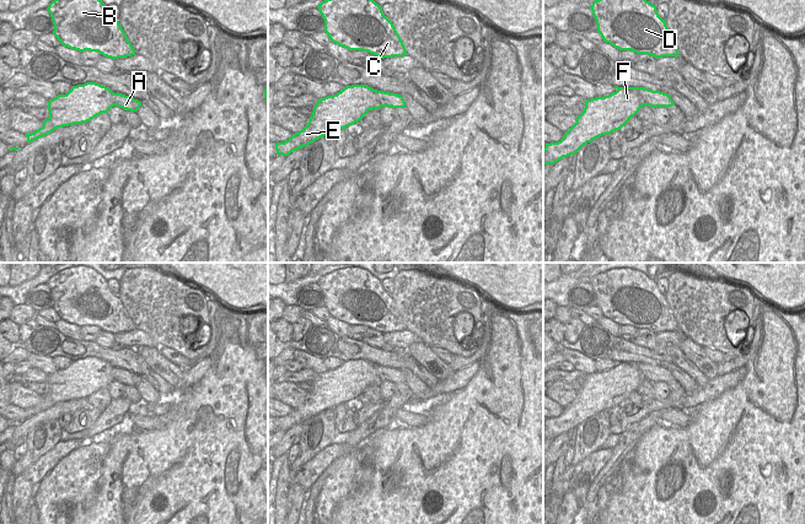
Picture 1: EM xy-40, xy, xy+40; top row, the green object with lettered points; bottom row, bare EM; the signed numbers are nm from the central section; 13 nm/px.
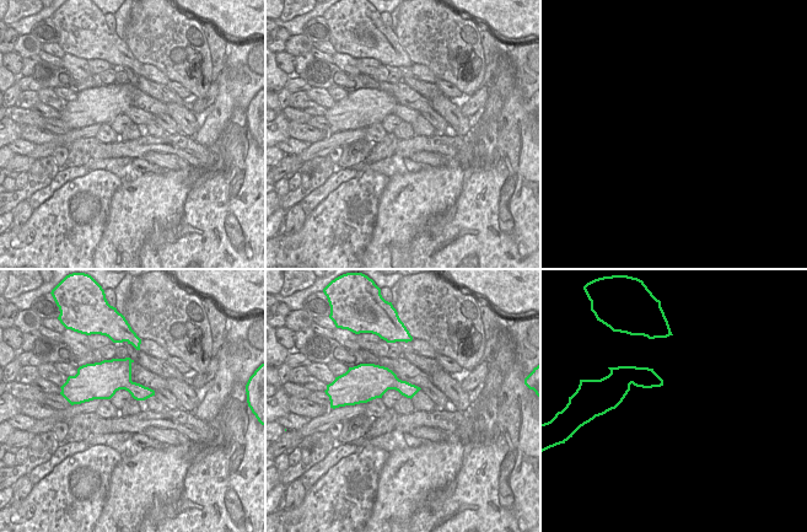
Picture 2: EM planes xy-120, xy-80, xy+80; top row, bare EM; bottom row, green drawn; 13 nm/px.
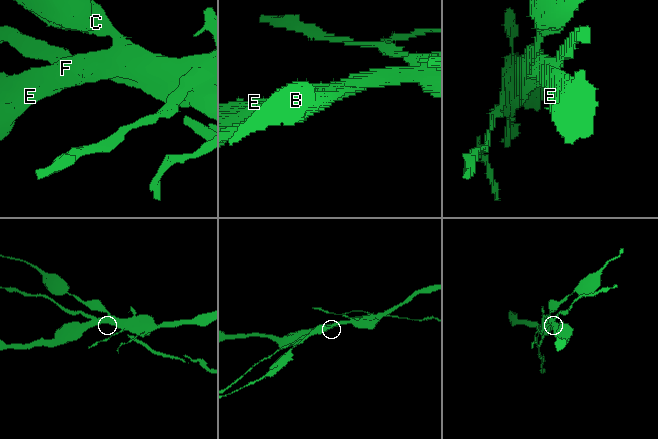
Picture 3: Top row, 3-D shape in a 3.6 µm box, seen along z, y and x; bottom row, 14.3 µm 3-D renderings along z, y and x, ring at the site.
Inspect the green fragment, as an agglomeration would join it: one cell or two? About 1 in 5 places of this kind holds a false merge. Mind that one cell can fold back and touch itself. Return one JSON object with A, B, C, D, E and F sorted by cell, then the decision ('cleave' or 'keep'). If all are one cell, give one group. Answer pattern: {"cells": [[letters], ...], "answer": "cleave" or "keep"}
{"cells": [["A"], ["B", "C", "D", "E", "F"]], "answer": "cleave"}

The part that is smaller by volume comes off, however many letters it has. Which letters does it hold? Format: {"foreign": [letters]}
{"foreign": ["A"]}

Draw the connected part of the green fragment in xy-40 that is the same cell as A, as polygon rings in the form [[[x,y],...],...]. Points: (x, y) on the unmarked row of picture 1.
[[[113,368],[113,378],[119,383],[123,383],[124,385],[130,385],[130,387],[136,387],[141,380],[140,376],[122,368]]]

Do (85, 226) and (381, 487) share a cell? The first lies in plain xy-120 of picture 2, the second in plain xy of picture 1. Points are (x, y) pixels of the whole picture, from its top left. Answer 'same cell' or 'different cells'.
different cells

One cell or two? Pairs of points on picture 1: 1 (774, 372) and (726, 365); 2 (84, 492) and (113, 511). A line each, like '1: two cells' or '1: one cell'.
1: two cells
2: two cells

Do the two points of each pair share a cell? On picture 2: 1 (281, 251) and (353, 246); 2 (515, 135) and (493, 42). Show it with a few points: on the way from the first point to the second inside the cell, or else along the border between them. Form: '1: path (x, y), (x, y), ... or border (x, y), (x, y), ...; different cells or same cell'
1: path (299, 247), (335, 246); same cell
2: border (499, 53), (496, 69), (489, 81); different cells

